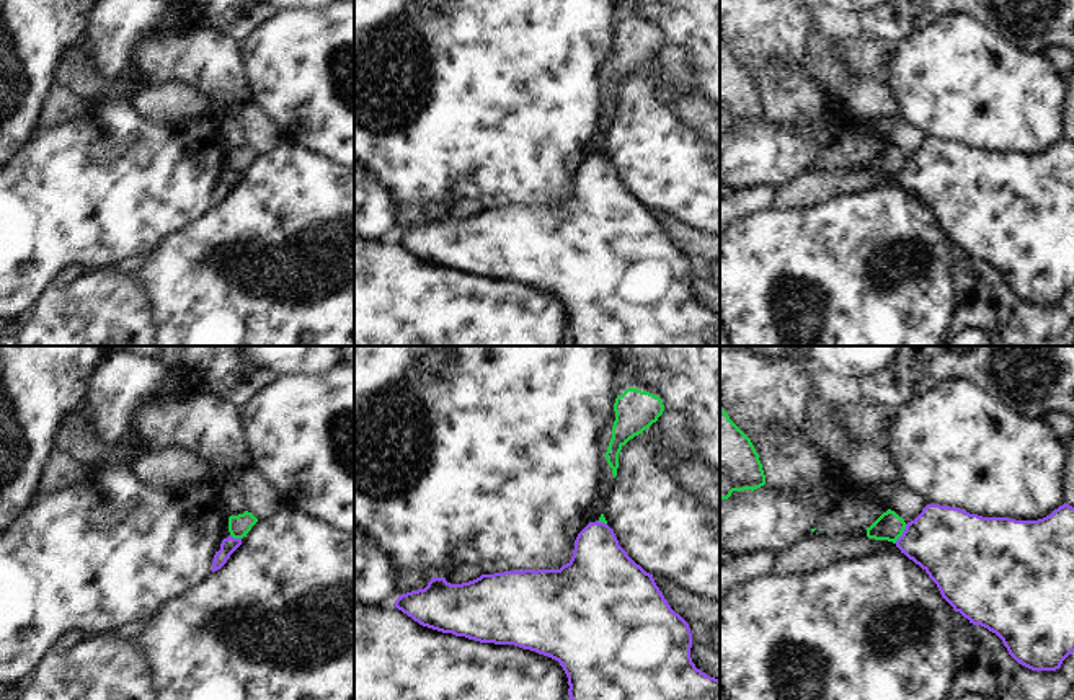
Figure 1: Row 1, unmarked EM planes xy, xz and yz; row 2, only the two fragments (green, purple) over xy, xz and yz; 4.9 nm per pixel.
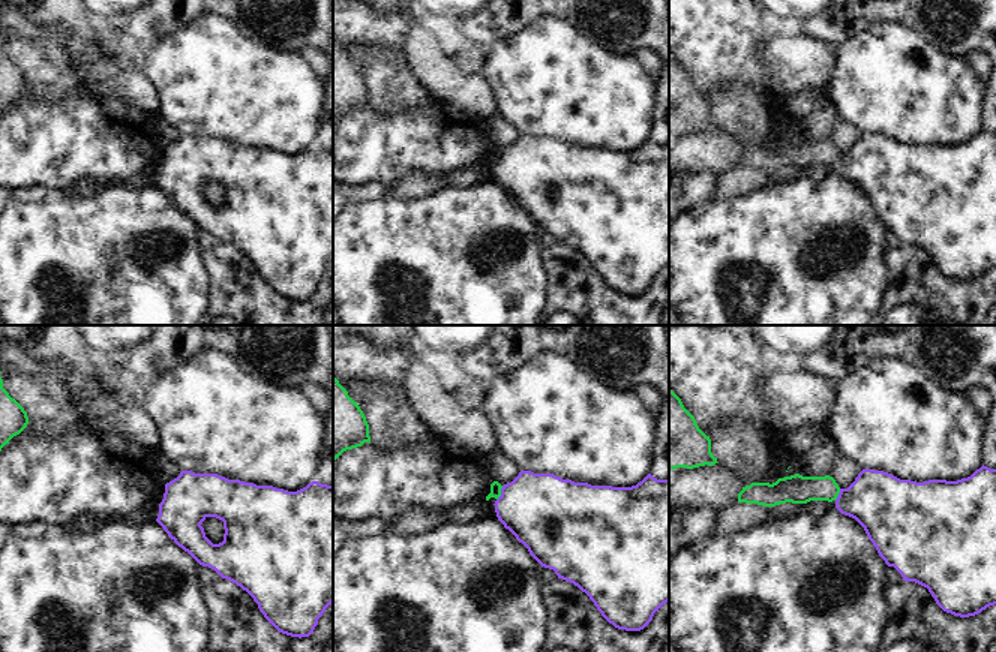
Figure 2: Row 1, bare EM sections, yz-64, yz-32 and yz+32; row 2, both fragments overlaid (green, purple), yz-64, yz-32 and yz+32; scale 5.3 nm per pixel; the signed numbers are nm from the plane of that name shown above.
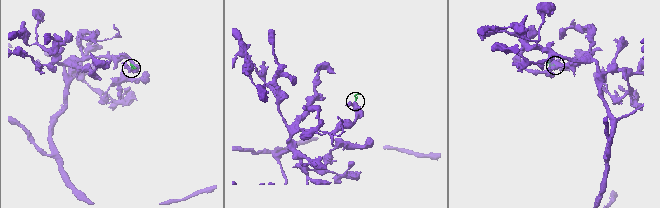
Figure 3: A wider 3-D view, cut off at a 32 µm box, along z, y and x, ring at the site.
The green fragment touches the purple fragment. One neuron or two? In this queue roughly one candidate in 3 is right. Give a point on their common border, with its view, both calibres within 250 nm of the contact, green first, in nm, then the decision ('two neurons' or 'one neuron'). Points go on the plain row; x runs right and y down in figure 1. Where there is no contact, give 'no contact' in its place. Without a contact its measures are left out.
contact yz (901, 168); calibres 140 and 360 nm; two neurons

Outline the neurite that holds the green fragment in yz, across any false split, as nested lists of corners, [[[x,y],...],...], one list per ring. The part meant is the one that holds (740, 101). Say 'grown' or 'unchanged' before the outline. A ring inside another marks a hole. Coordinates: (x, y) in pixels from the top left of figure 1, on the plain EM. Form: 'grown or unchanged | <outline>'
unchanged | [[[720,42],[720,134],[764,119],[766,109],[751,73]]]

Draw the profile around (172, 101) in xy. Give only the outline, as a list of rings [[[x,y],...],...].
[[[183,82],[149,83],[135,88],[134,109],[147,121],[163,126],[211,108],[211,101]]]

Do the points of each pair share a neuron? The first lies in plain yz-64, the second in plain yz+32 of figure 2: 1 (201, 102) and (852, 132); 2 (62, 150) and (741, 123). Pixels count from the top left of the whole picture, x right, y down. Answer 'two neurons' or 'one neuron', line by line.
1: two neurons
2: two neurons

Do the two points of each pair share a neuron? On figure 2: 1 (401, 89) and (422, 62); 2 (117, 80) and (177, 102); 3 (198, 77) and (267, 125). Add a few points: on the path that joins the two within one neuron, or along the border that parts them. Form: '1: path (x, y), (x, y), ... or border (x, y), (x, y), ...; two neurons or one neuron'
1: border (405, 60), (413, 77), (428, 93); two neurons
2: border (144, 72), (158, 92), (161, 113); two neurons
3: path (215, 83), (233, 90), (251, 108); one neuron

